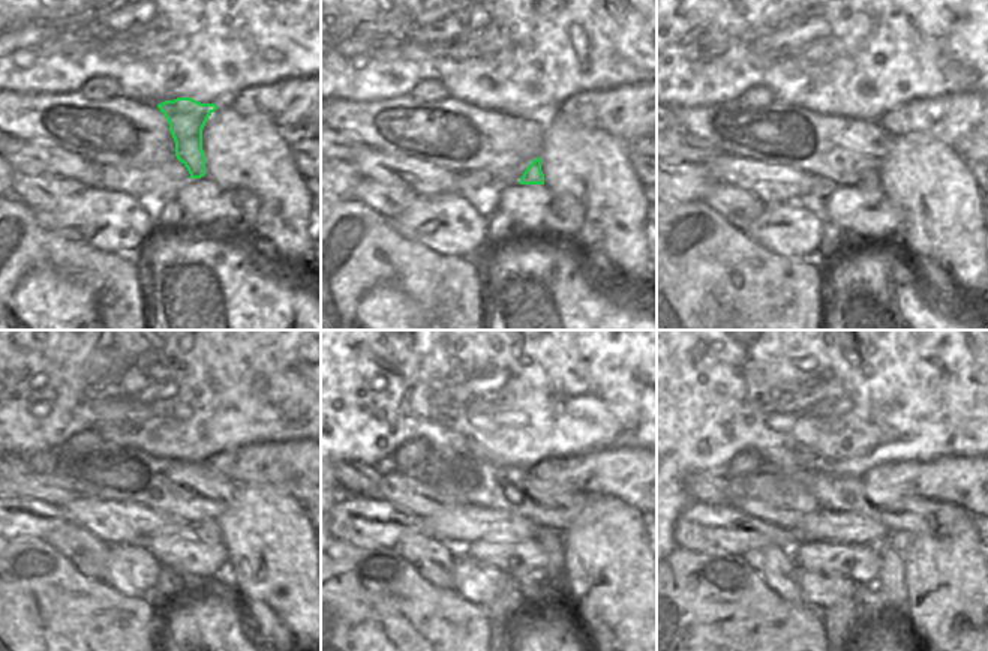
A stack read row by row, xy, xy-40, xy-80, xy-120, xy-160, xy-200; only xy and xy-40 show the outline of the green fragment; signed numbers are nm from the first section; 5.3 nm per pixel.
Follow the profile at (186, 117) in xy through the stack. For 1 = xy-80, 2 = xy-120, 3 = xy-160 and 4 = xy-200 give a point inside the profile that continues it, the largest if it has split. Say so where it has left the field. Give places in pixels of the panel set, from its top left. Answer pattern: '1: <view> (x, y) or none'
1: xy-80 (871, 180)
2: xy-120 (209, 533)
3: xy-160 (550, 540)
4: xy-200 (889, 582)

